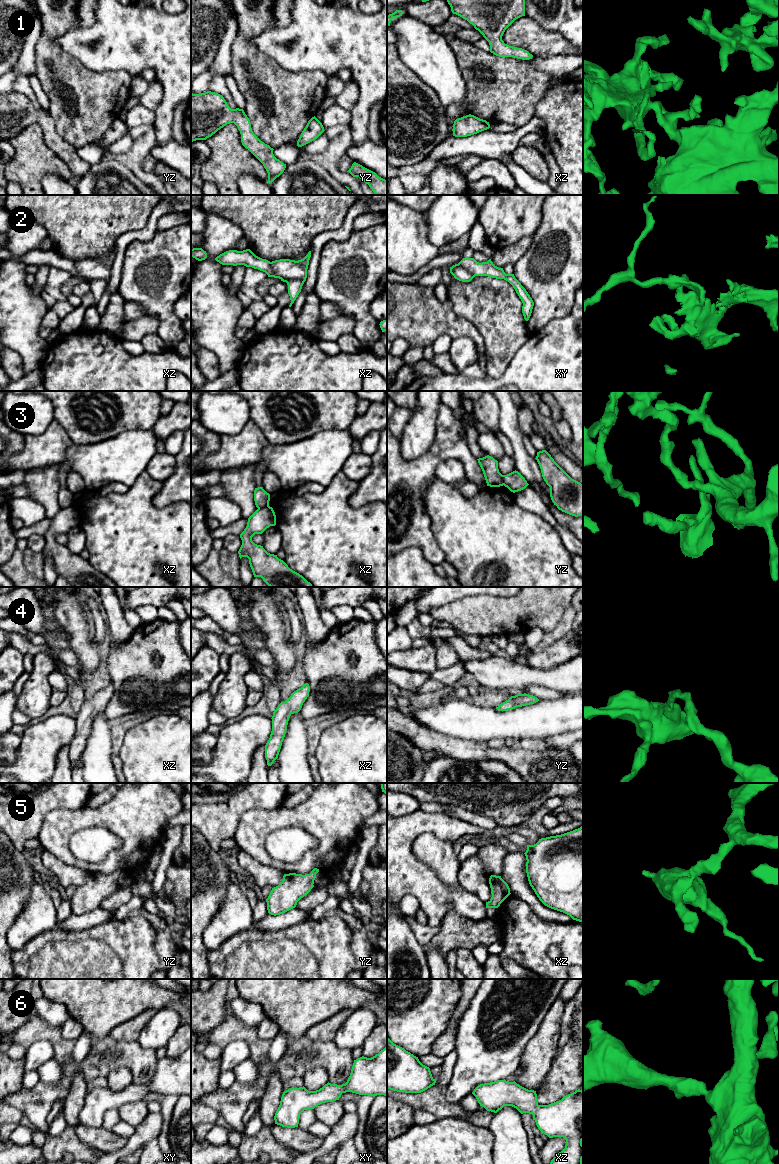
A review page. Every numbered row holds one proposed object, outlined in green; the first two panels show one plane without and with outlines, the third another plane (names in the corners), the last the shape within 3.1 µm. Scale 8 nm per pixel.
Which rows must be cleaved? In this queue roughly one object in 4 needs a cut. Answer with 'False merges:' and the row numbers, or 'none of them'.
False merges: 2, 3

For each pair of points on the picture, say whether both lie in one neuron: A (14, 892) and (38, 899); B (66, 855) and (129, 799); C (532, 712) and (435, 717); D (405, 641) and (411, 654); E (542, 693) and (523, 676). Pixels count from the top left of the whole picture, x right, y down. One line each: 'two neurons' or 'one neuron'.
A: two neurons
B: one neuron
C: one neuron
D: two neurons
E: two neurons

